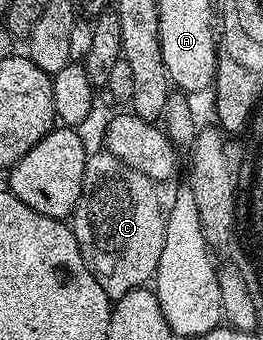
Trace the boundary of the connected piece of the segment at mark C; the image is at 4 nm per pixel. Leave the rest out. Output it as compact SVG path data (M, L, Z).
M107 151L93 152L86 160L80 201L71 215L70 228L80 245L81 256L89 271L112 301L145 286L156 272L164 245L166 221L154 187L155 182L150 177L124 164Z

